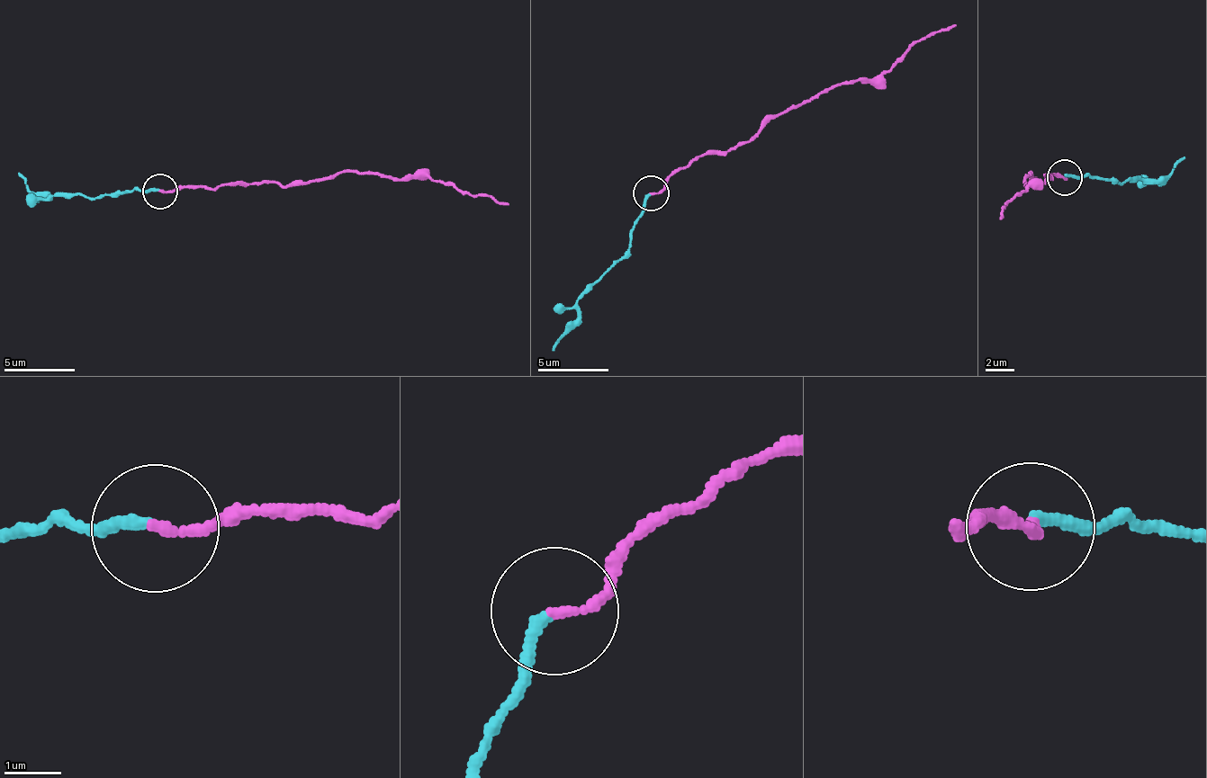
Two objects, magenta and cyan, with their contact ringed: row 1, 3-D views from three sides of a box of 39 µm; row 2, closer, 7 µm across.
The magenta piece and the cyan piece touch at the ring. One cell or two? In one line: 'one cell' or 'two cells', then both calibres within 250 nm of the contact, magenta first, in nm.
two cells | 160/220 nm

